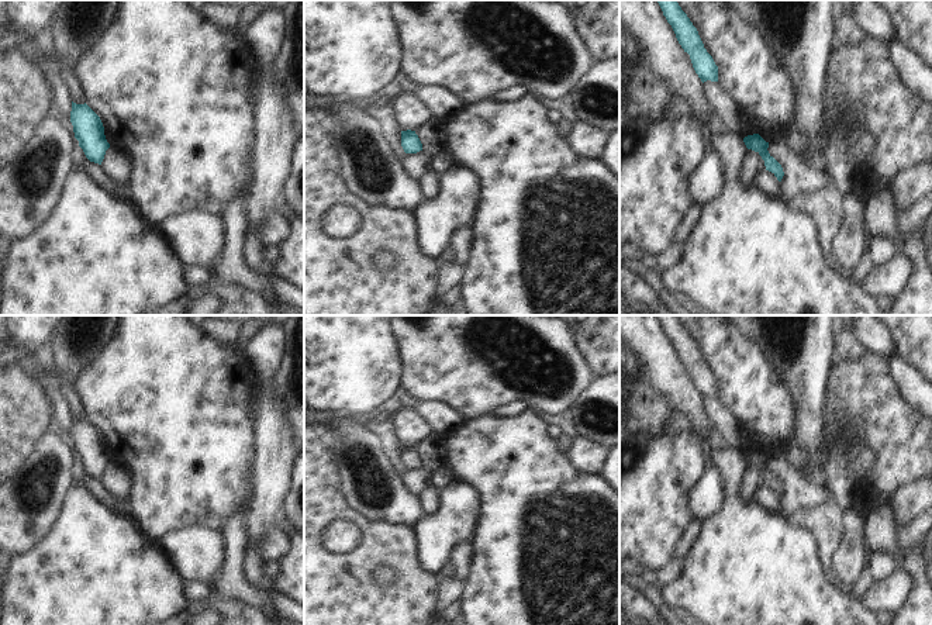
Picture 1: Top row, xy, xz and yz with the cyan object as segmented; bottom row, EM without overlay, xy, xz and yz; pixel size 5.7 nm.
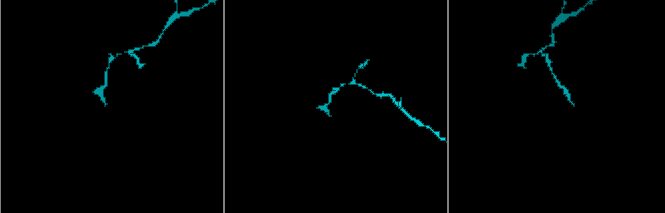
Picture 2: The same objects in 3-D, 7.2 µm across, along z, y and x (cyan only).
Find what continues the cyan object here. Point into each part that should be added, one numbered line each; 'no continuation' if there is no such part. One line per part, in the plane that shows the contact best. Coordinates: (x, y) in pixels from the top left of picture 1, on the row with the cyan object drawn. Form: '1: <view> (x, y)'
no continuation

